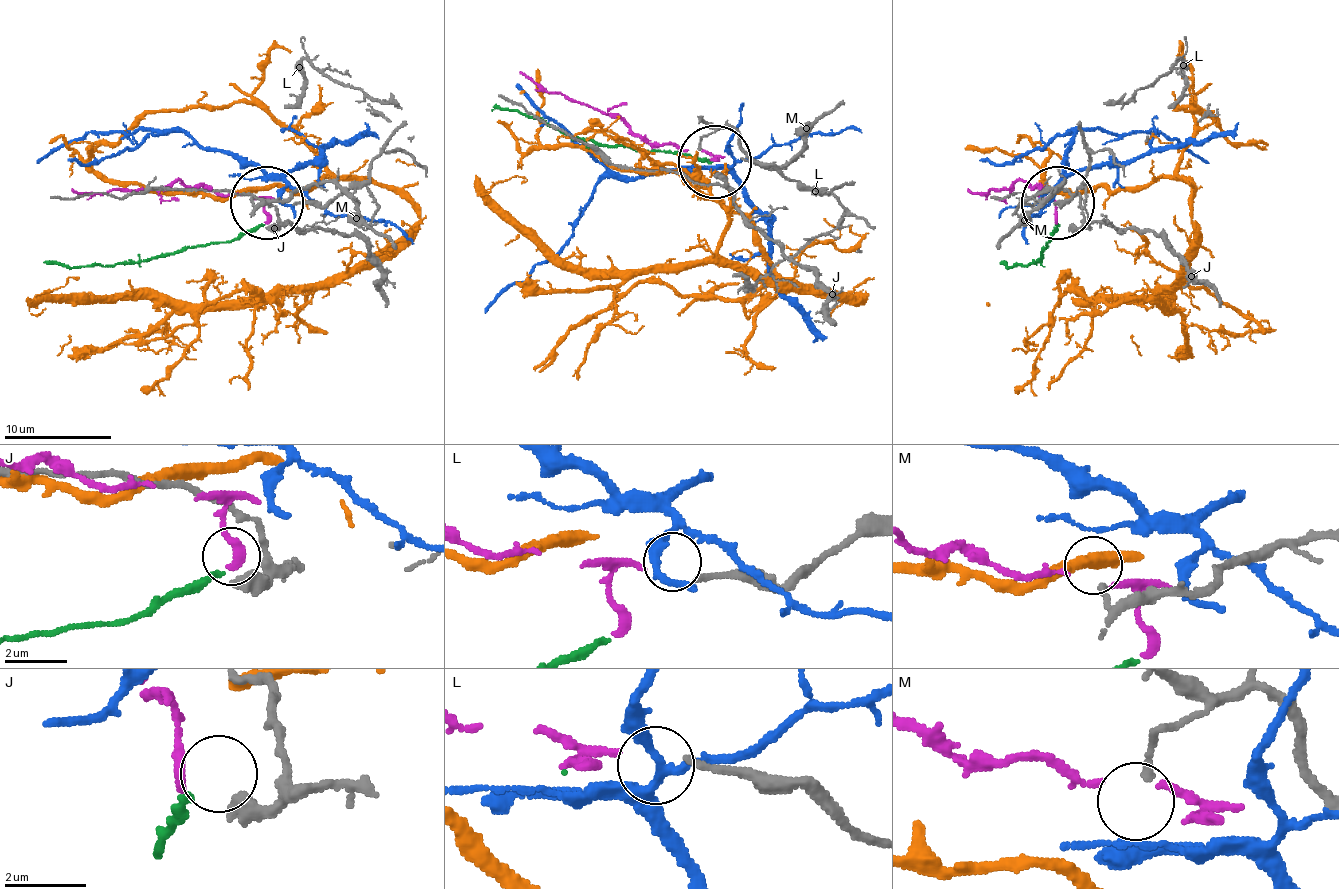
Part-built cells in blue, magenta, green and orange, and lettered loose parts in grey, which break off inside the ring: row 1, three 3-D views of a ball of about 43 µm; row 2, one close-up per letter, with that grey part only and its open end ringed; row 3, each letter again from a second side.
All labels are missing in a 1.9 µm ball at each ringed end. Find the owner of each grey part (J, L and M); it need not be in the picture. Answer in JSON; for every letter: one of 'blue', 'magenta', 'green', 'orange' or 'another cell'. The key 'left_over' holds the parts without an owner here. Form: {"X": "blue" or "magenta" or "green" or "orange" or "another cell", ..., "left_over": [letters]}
{"J": "green", "L": "magenta", "M": "another cell", "left_over": ["M"]}

